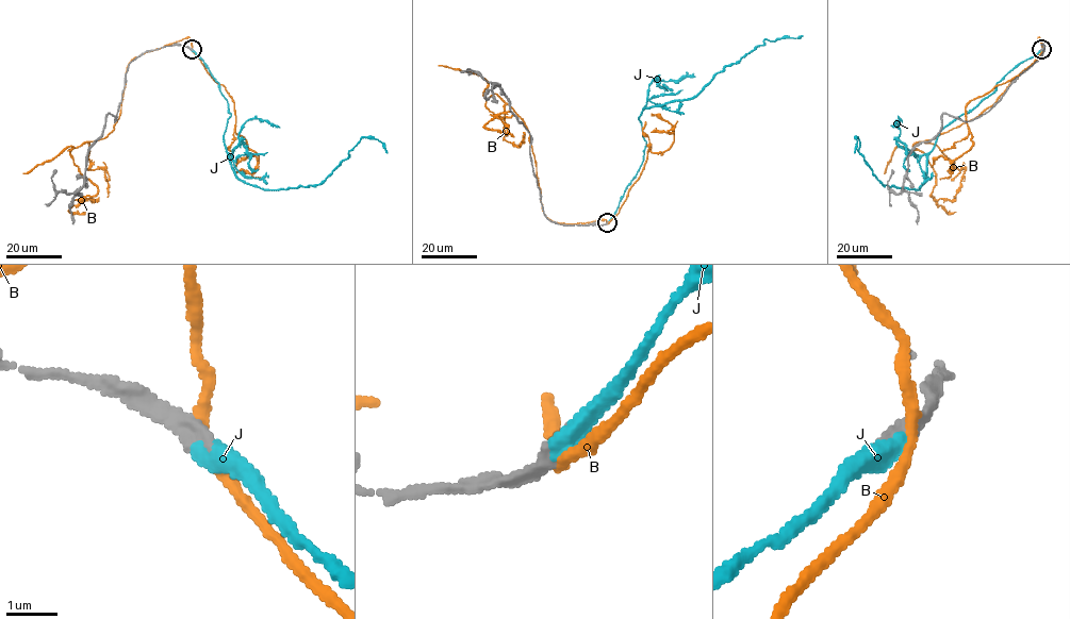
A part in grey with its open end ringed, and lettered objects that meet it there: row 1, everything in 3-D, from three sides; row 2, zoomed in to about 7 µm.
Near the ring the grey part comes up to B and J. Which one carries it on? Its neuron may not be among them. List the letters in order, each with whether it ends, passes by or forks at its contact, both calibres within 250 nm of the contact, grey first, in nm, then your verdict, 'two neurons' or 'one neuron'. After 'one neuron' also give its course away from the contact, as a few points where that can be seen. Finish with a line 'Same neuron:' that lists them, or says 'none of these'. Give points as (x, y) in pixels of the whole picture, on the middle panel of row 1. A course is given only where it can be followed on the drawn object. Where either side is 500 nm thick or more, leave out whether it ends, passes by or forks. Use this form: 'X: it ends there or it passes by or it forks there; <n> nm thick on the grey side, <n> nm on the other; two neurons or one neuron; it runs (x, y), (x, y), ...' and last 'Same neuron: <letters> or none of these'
B: it passes by; 360 nm thick on the grey side, 200 nm on the other; two neurons
J: it ends there; 320 nm thick on the grey side, 440 nm on the other; one neuron; it runs (607, 222), (643, 161), (645, 140), (639, 120), (643, 110), (692, 99), (717, 73), (764, 39), (802, 35)
Same neuron: J

